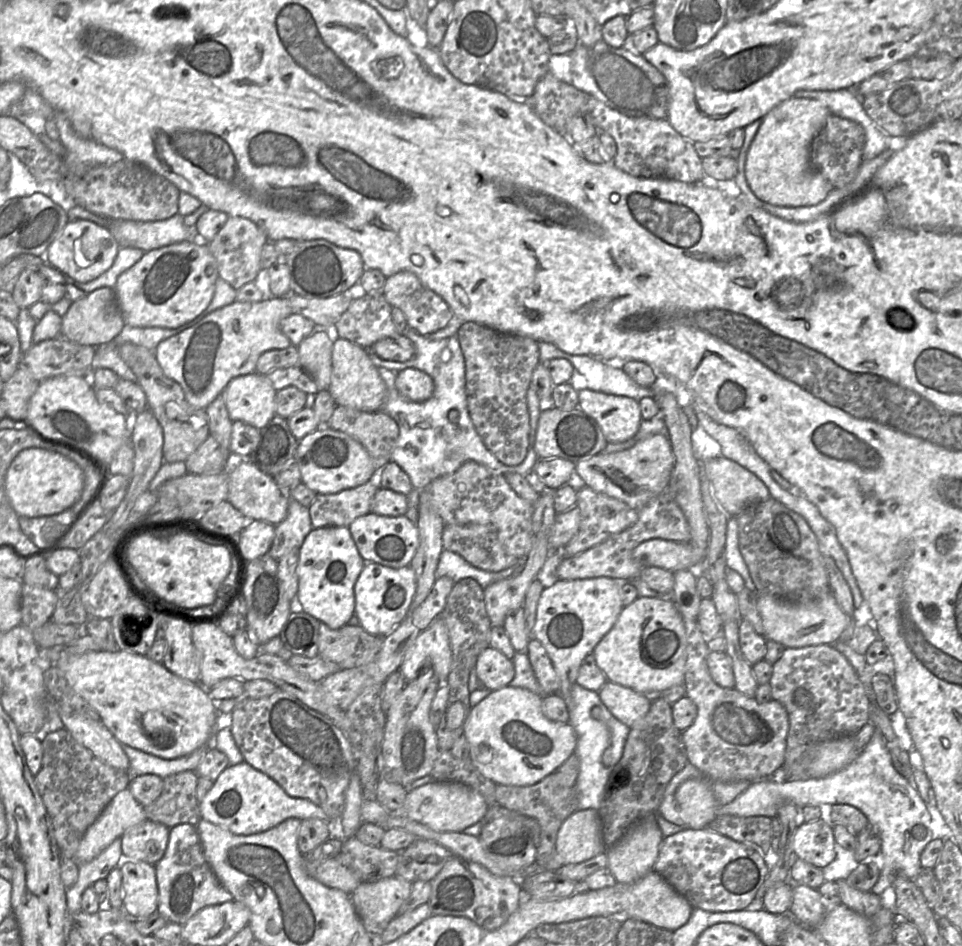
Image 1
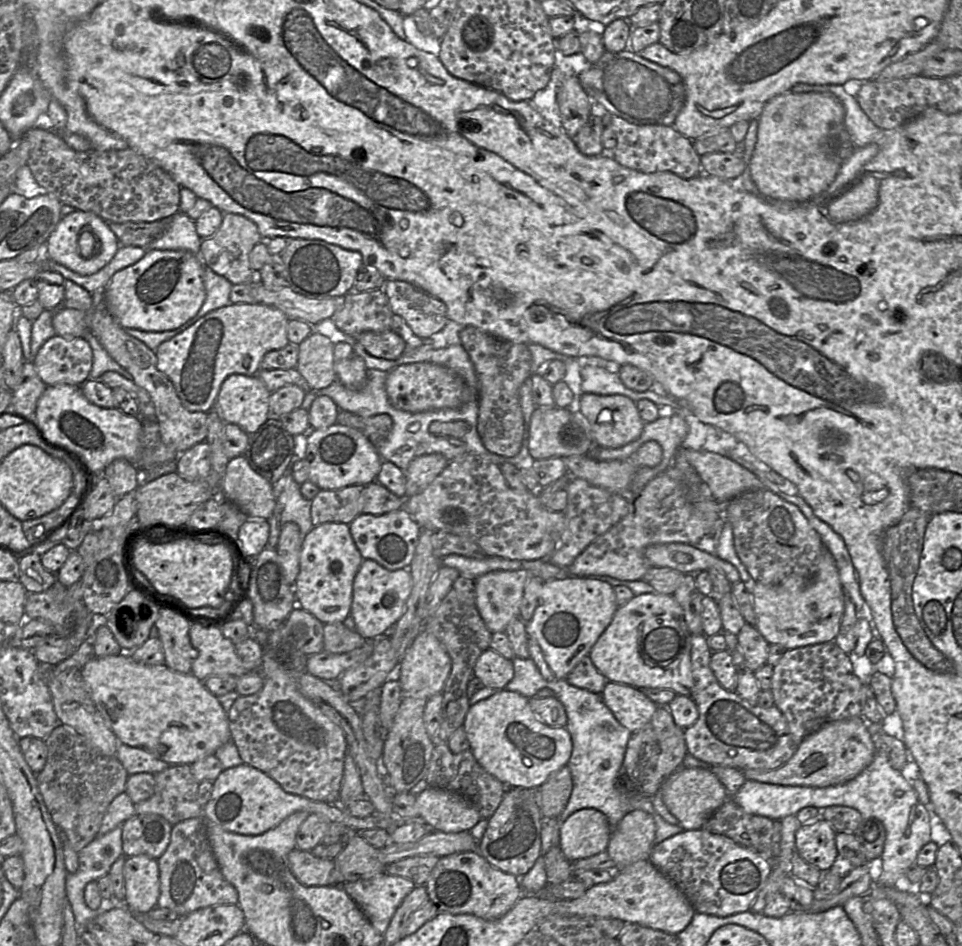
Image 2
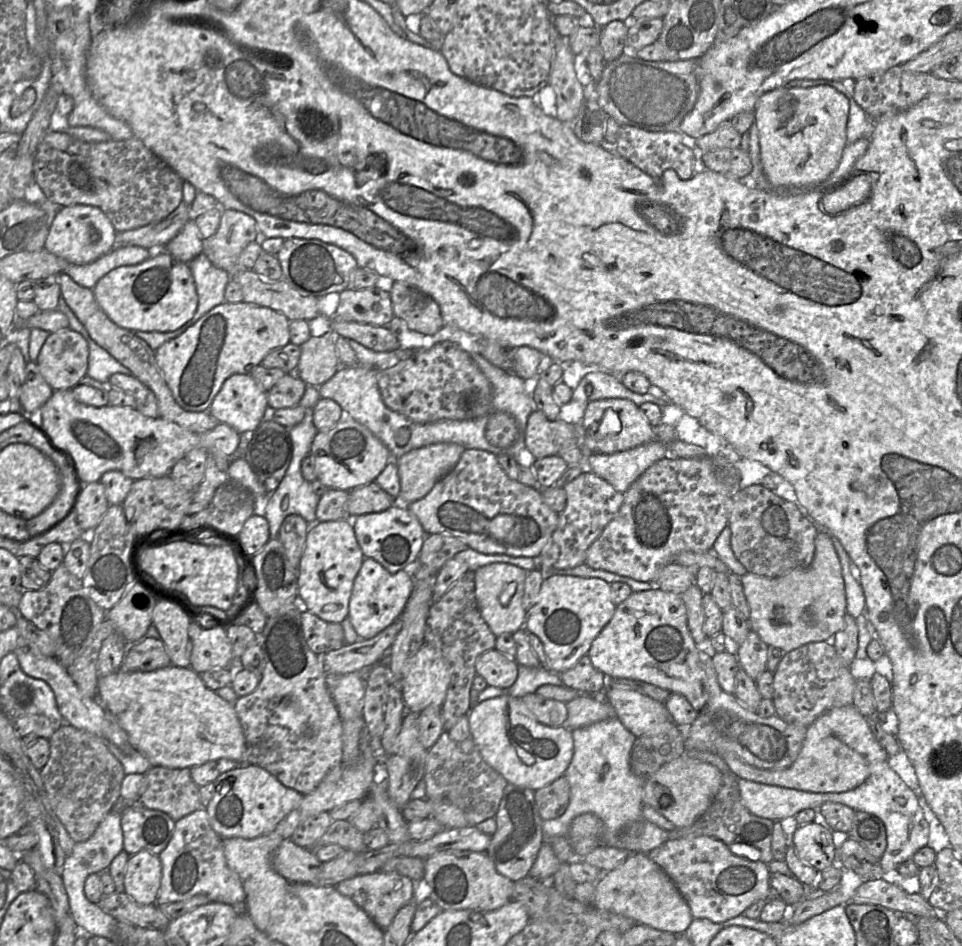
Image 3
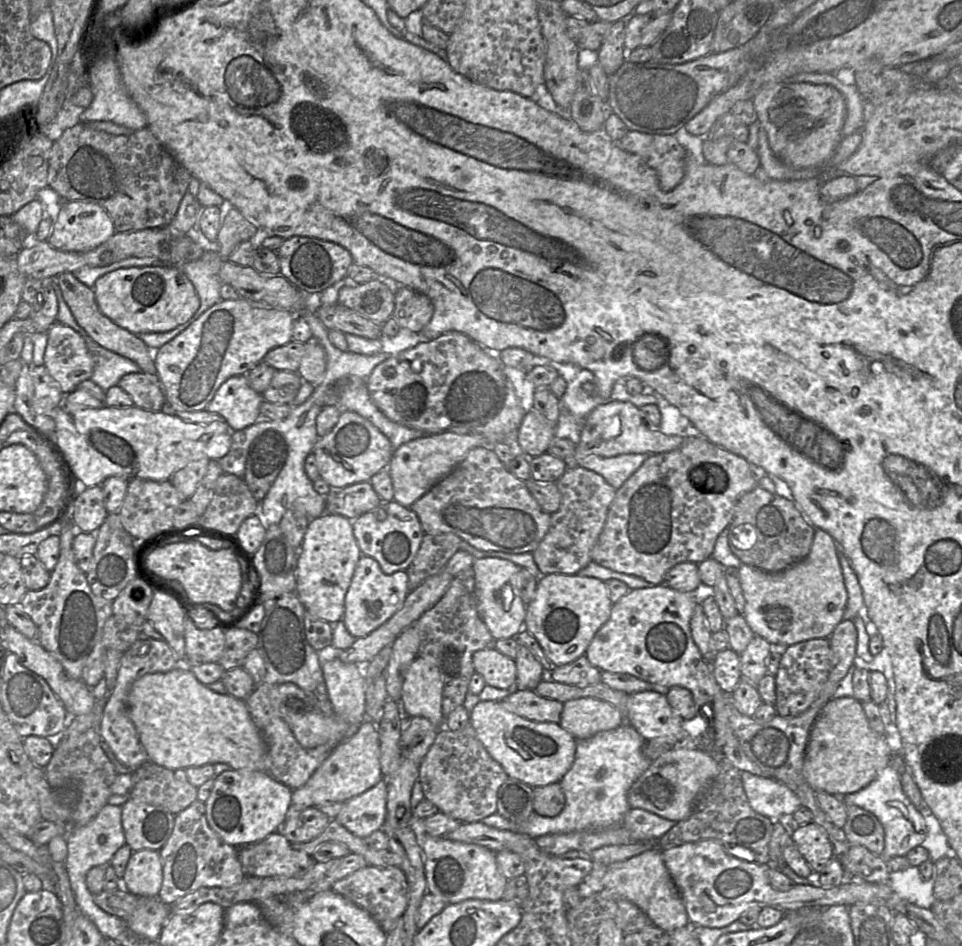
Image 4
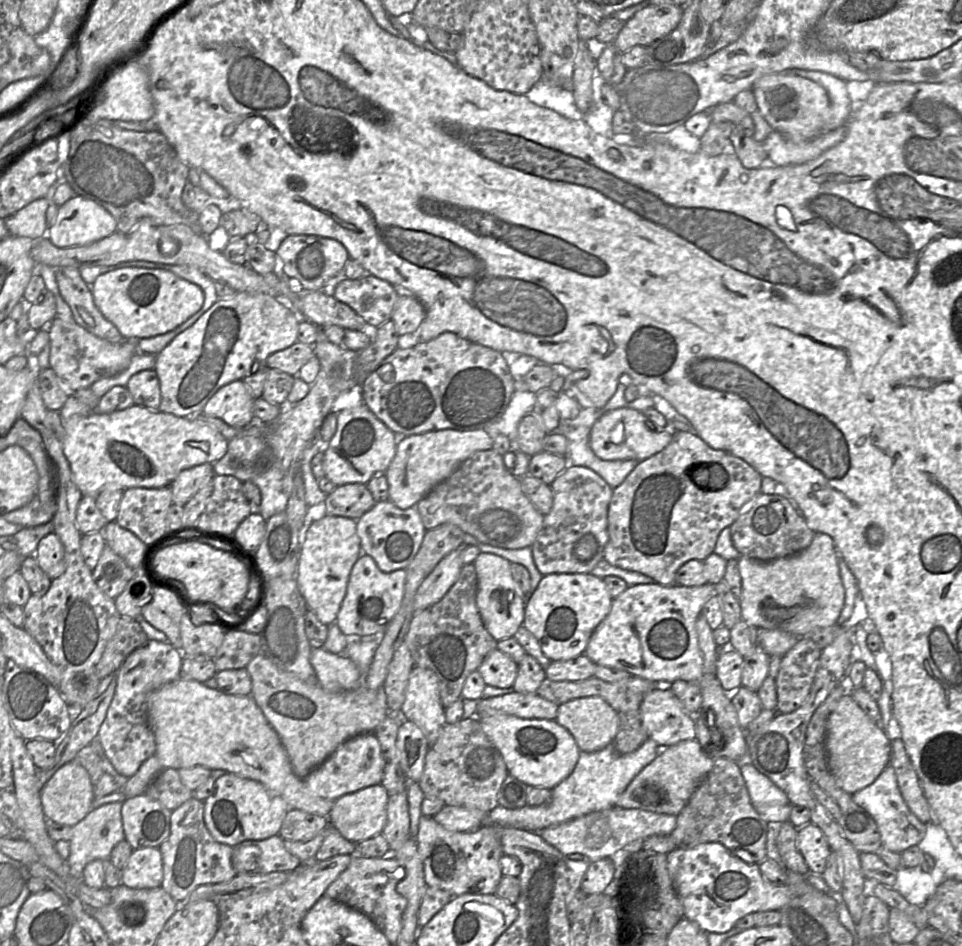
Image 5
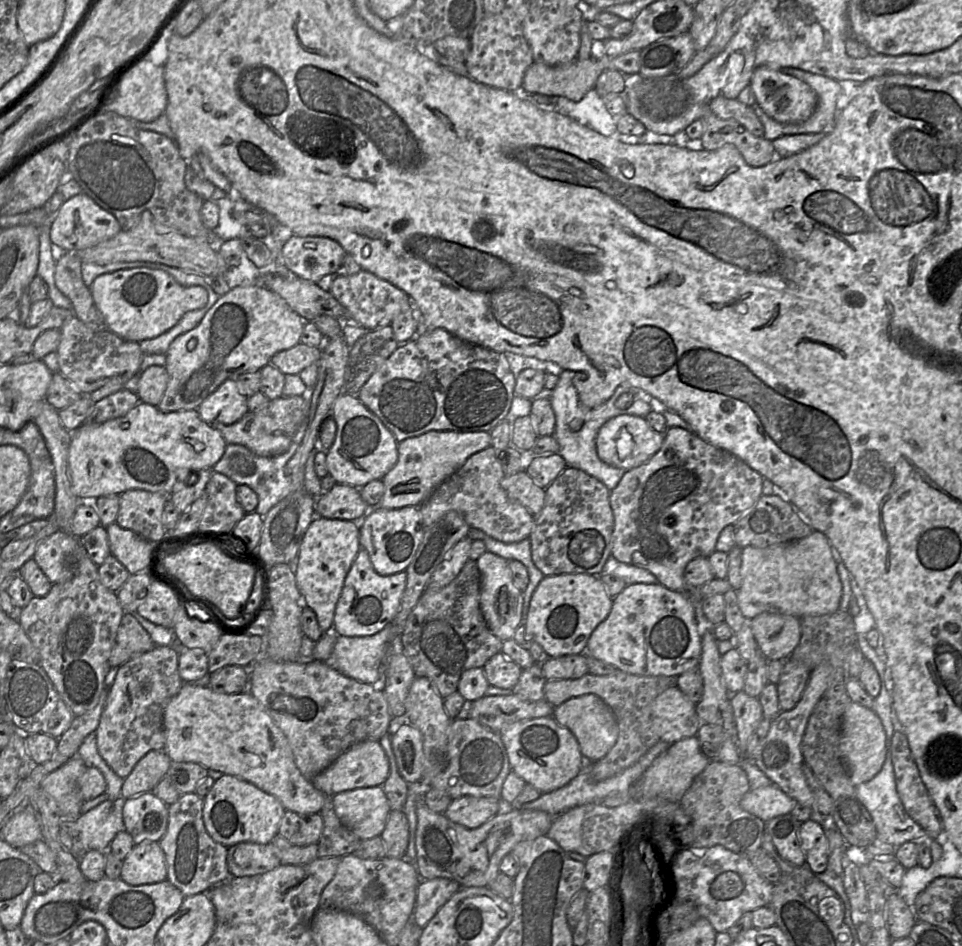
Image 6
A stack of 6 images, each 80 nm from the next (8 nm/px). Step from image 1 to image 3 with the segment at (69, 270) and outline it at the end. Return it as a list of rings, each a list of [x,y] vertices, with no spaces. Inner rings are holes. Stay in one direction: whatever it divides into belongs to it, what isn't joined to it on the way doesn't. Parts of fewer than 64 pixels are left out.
[[[63,206],[55,216],[44,248],[73,265],[85,265],[108,254],[115,248],[116,230],[104,212],[94,206]]]

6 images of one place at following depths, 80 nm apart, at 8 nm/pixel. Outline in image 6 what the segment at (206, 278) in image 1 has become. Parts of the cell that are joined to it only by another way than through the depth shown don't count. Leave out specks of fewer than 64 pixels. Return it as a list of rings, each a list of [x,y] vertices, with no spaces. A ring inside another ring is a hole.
[[[150,268],[123,269],[99,275],[90,291],[105,326],[120,338],[138,343],[168,331],[185,313],[202,308],[208,299],[203,287],[184,287],[168,273]]]

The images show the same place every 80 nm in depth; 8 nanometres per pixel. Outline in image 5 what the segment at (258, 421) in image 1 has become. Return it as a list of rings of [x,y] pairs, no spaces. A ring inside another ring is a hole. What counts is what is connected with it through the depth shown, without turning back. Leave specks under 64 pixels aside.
[[[238,379],[218,389],[202,413],[220,418],[230,426],[243,428],[254,419],[254,400],[243,380]]]

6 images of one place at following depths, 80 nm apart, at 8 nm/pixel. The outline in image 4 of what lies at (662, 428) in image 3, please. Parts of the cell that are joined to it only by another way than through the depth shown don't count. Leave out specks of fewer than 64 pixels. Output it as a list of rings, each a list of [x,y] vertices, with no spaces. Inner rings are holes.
[[[621,454],[613,457],[588,455],[579,462],[579,466],[601,475],[617,490],[651,455],[654,454]]]

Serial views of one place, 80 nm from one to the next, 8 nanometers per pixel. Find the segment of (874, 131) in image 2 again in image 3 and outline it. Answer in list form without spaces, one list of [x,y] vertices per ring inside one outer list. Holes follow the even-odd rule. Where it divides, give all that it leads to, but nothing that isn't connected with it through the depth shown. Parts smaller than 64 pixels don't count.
[[[797,79],[789,82],[786,87],[789,88],[810,88],[820,85],[831,86],[840,93],[842,93],[849,102],[848,121],[846,126],[846,140],[847,144],[853,143],[860,138],[869,137],[872,129],[873,122],[869,116],[861,109],[853,98],[853,94],[849,93],[843,86],[840,80],[807,80]]]

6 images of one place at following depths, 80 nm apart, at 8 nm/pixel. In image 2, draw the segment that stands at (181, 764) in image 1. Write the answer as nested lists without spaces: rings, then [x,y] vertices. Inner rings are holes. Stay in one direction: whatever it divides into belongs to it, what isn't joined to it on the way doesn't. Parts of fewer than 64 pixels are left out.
[[[122,742],[118,744],[116,757],[129,775],[141,772],[155,774],[170,766],[145,749],[129,746]]]

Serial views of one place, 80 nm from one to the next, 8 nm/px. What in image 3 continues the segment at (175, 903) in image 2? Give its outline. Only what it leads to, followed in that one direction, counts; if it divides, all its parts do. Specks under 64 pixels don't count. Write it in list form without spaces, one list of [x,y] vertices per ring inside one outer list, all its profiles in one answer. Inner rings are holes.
[[[200,808],[175,822],[172,838],[159,854],[162,864],[161,886],[157,904],[187,900],[197,894],[206,895],[211,902],[238,907],[244,912],[246,894],[239,875],[229,868],[223,848],[223,838],[211,827],[206,808]]]

